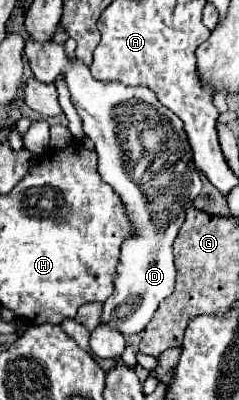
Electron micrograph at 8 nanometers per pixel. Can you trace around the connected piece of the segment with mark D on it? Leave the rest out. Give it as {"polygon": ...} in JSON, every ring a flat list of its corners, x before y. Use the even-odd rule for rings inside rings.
{"polygon":[[29,38,25,54,33,76,39,82,65,80,71,92,71,102,83,120,83,130,87,138,95,142,99,174,125,206,125,214,131,222,131,236,121,244,113,282,115,290,103,304,101,324,115,326,125,336,139,334,155,314,157,306,175,288,173,242,185,222,185,210,201,192,201,178,193,166,193,152,189,150,181,120,165,108,149,88,95,80,81,60,75,56,67,58,65,42,59,44,53,42,53,38,37,42],[135,138,141,142,163,142,163,152,149,152,143,148,145,154,135,162]]}

